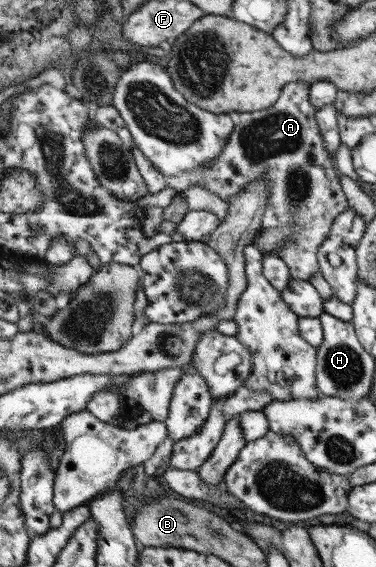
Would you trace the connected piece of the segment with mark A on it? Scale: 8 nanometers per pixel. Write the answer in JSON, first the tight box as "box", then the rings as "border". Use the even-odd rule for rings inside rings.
{"box":[133,82,348,281],"border":[[[290,82],[284,85],[278,101],[269,108],[241,114],[240,124],[230,134],[221,156],[213,164],[191,172],[164,175],[137,143],[133,145],[133,155],[150,193],[160,193],[168,187],[180,193],[192,185],[202,185],[230,204],[251,181],[263,179],[267,185],[267,201],[260,229],[293,223],[295,228],[289,240],[282,242],[281,248],[277,249],[277,256],[287,266],[290,278],[302,281],[308,281],[312,273],[319,272],[316,250],[328,235],[332,220],[348,208],[339,186],[338,172],[324,149],[315,120],[316,109],[309,102],[308,88],[308,83]]]}

